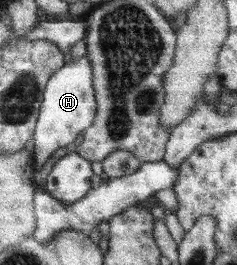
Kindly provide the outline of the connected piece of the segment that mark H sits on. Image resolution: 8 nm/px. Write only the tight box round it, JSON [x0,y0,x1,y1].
[33,55,96,171]

